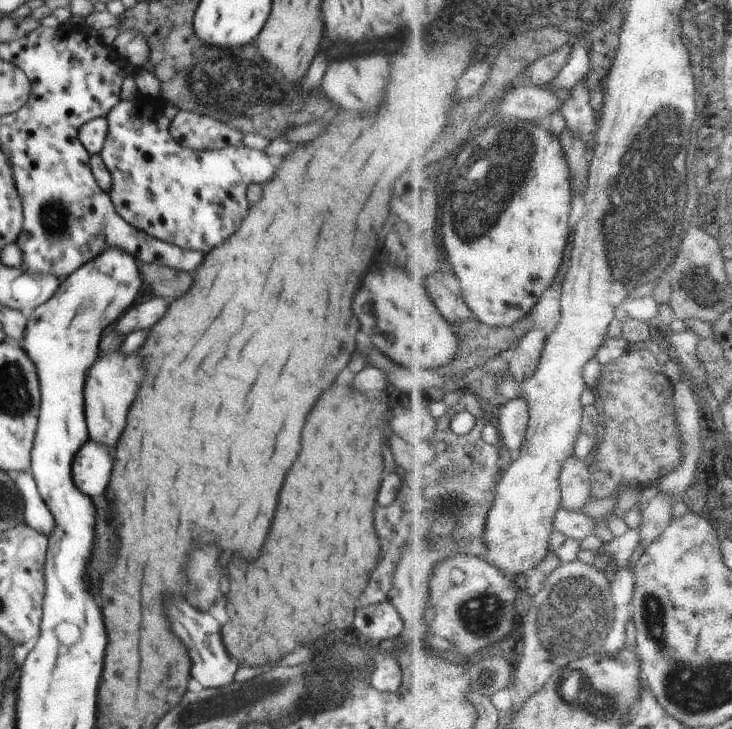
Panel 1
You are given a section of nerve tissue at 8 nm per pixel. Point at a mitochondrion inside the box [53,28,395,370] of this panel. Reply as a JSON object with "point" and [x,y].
{"point":[230,84]}

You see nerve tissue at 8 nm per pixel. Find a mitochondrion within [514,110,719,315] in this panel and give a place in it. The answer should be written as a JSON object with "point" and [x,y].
{"point":[679,271]}

